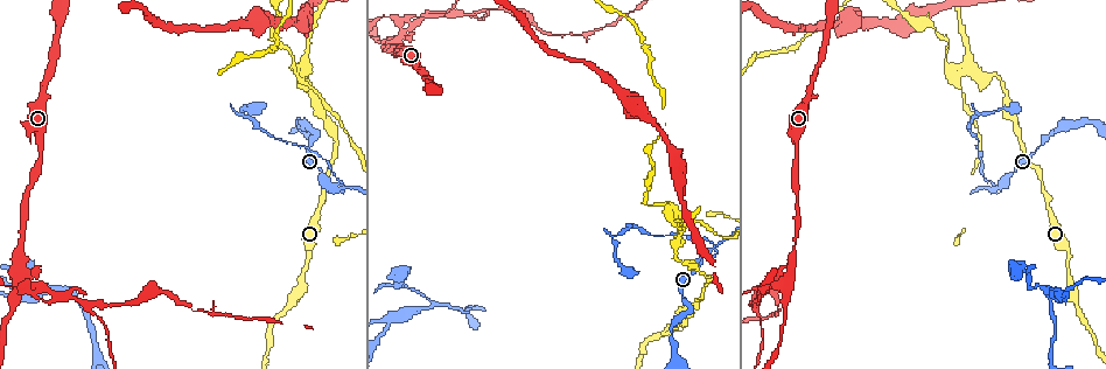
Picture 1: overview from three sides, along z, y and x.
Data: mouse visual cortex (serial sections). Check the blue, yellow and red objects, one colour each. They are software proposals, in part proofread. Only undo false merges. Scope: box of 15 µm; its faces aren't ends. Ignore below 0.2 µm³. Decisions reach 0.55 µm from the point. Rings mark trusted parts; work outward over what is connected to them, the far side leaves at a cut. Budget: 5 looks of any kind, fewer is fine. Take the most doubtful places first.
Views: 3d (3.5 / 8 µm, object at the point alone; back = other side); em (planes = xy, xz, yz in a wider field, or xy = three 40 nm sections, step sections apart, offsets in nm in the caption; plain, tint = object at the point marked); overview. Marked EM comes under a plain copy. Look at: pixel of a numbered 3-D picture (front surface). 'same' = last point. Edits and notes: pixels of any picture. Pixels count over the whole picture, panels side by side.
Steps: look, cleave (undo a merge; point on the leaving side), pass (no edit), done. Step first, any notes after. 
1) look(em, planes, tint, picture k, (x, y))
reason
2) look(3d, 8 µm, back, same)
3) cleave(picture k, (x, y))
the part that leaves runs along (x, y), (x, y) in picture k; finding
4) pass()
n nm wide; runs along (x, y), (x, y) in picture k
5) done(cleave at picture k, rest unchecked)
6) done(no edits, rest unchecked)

look(3d, 3.5 µm, picture 1, (983, 73))

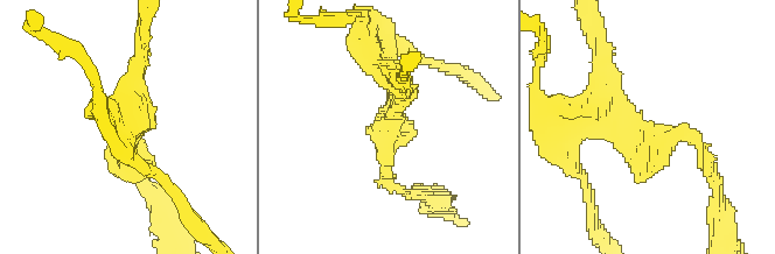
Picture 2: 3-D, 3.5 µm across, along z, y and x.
look(em, xy, step 5, tint, picture 2, (394, 118))
now the EM

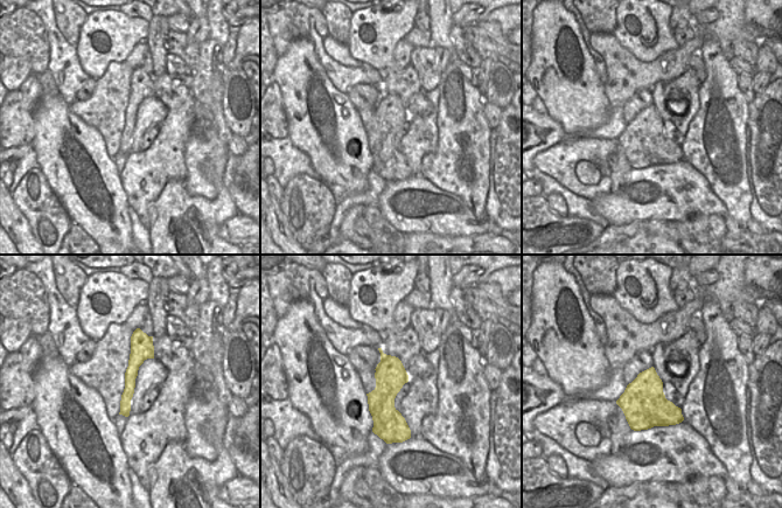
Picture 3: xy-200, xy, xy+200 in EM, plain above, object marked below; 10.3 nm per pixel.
pass()
runs along (704, 154), (692, 135), (653, 142), (581, 111) in picture 2; one cell here

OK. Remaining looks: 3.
look(em, xy, step 3, tint, picture 1, (341, 189))
branch point

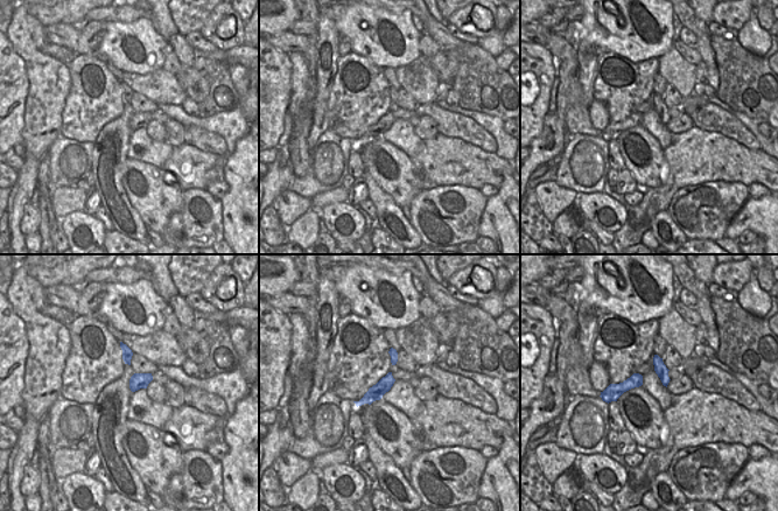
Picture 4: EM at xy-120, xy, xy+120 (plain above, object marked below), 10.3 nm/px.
look(3d, 3.5 µm, same)
see where the arms go

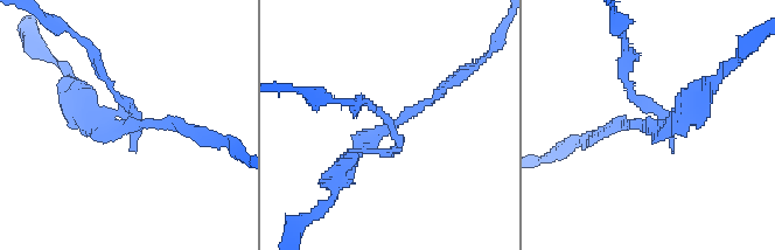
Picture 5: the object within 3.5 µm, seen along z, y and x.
pass()
150 nm wide; runs along (697, 103), (653, 127), (628, 88), (628, 60) in picture 5; continuous, no second cell

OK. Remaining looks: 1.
done(no edits, rest unchecked)

